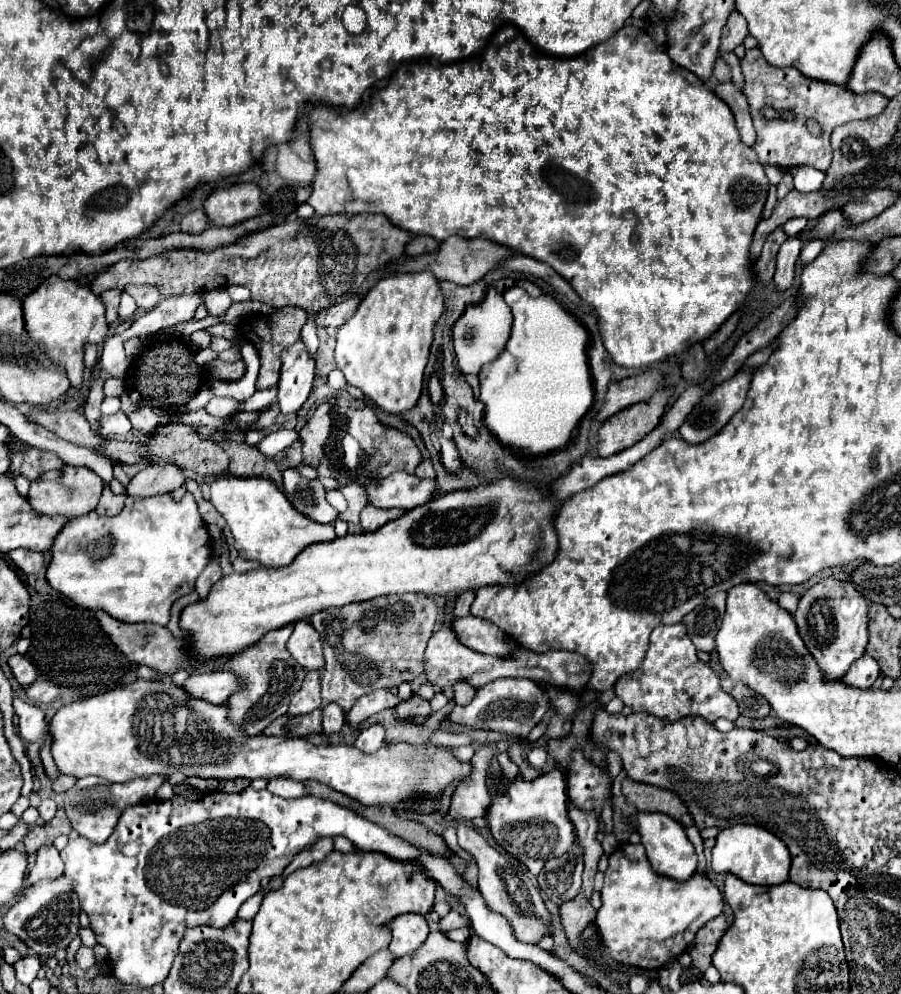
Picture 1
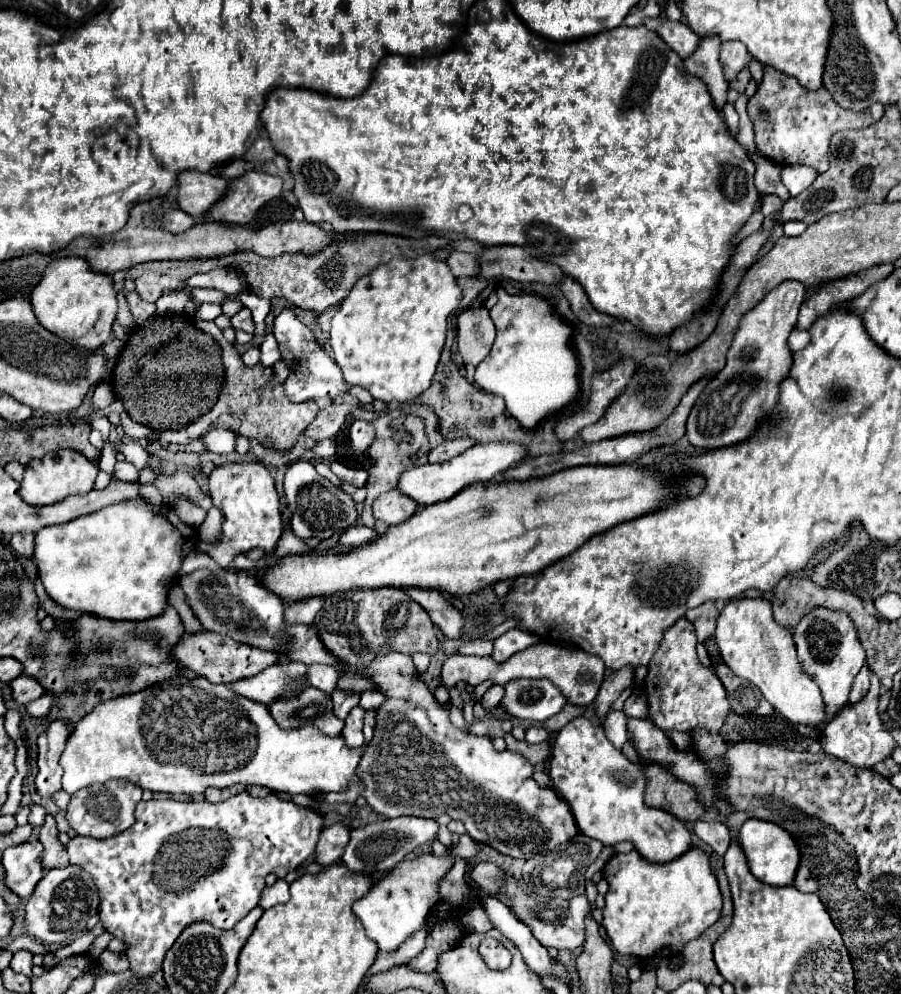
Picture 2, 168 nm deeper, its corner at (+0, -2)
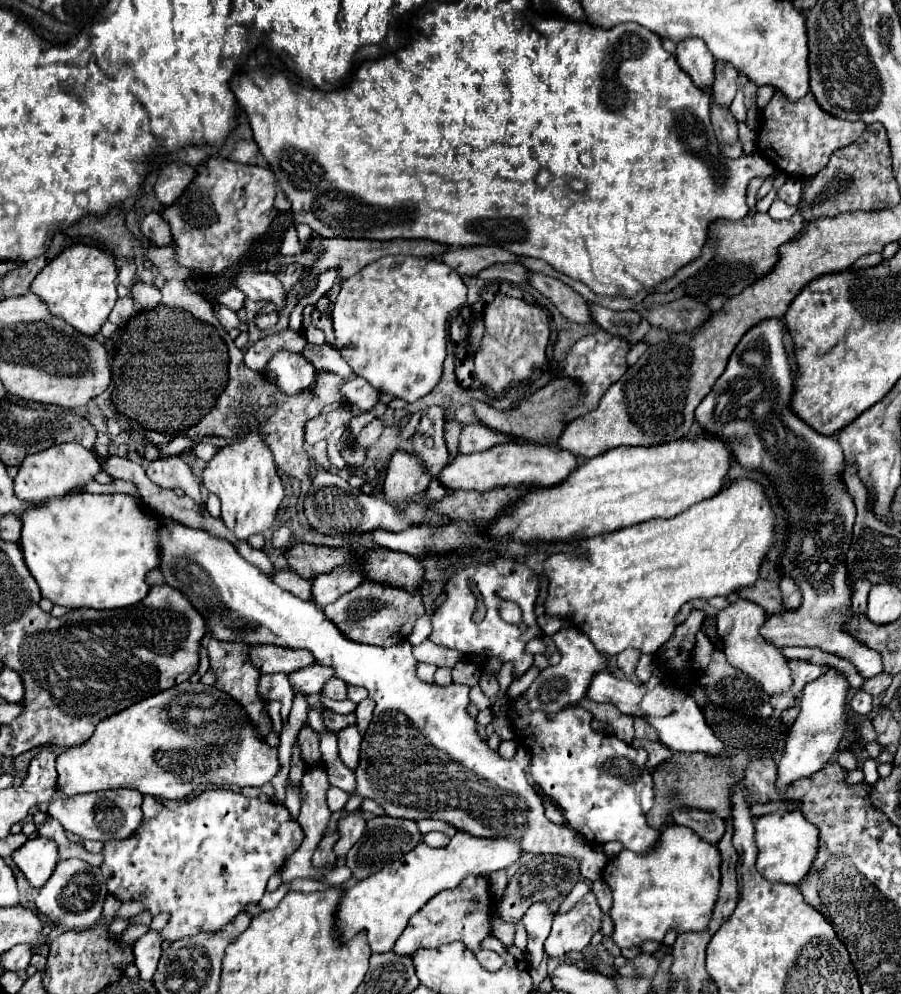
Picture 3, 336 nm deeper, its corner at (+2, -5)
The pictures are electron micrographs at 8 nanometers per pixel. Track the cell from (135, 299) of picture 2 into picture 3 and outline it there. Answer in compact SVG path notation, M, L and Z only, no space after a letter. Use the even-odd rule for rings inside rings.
M131 296L119 298L117 304L115 304L115 308L113 308L113 312L109 314L109 322L117 324L117 326L121 328L121 326L125 326L125 322L129 322L129 318L131 318L135 312L137 312L137 308L135 308L135 302L133 302Z

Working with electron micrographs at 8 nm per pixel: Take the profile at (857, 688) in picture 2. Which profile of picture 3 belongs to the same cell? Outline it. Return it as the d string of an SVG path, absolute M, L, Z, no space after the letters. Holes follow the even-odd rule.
M859 690L859 692L853 696L853 700L849 702L849 706L851 706L851 710L853 710L853 712L857 712L857 714L869 714L869 712L871 712L871 708L873 708L871 700L873 700L873 696L871 696L871 694L867 694L867 692Z

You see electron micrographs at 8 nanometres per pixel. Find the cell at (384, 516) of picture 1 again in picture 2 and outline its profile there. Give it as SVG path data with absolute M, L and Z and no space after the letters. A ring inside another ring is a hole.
M393 489L375 499L373 513L375 513L375 519L379 519L387 525L399 525L405 519L409 519L417 511L417 507L419 507L417 501L403 495L401 491Z

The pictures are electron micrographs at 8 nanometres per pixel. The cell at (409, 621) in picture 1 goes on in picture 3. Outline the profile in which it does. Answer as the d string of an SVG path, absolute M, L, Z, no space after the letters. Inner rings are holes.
M363 582L355 590L343 594L333 604L325 606L323 612L351 642L361 642L371 646L395 646L407 642L407 638L415 628L415 622L425 614L425 608L421 594L409 594L399 588Z

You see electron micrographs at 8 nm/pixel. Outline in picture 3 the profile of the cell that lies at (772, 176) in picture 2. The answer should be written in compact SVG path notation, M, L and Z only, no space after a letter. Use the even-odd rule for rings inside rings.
M791 178L791 182L787 182L787 184L783 184L783 186L779 188L777 198L783 200L783 202L787 202L787 204L797 206L797 204L799 204L799 198L801 198L801 186L803 186L801 180L793 180L793 178Z

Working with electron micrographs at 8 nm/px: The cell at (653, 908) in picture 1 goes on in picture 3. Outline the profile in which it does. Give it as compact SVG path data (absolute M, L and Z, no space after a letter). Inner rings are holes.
M667 826L661 832L661 846L649 854L623 850L603 870L603 880L613 894L611 938L619 948L641 946L645 940L661 942L669 930L701 932L711 922L719 894L719 850L703 842L685 826Z

